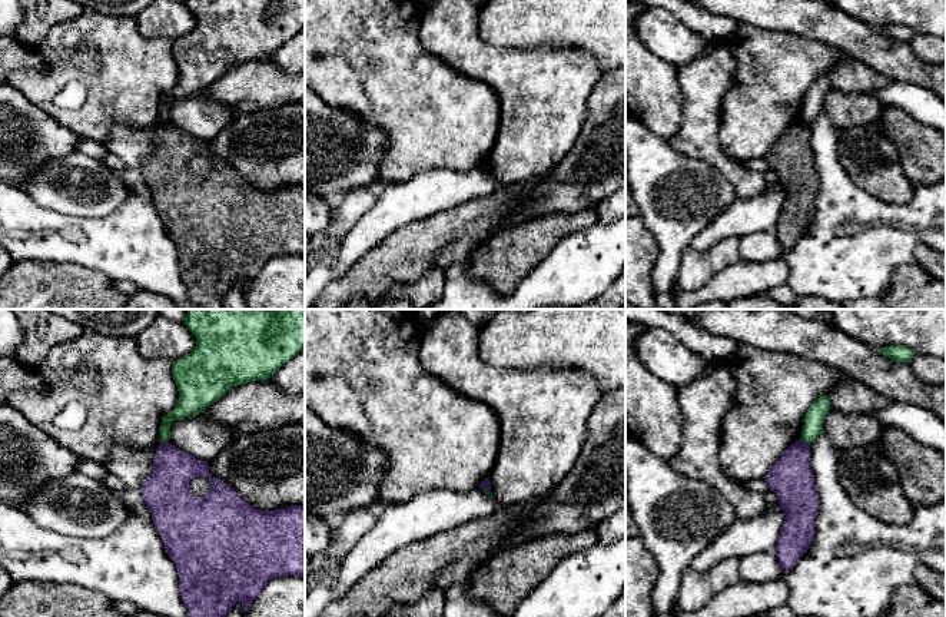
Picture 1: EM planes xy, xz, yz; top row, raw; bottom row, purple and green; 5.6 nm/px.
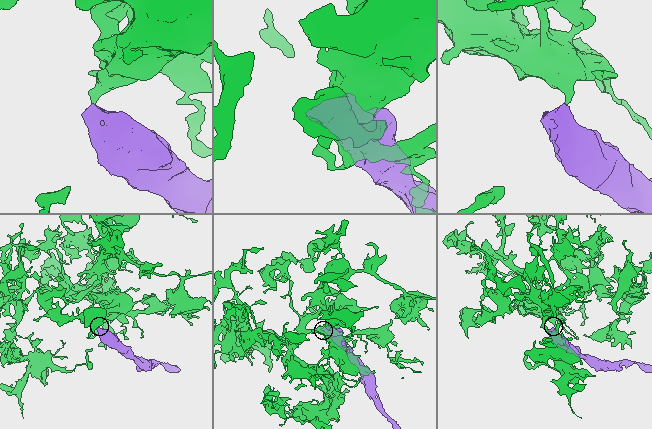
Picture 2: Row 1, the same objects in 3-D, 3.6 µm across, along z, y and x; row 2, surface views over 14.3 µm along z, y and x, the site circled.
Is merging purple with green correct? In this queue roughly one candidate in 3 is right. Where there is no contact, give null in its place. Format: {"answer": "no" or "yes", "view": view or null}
{"answer": "no", "view": "yz"}

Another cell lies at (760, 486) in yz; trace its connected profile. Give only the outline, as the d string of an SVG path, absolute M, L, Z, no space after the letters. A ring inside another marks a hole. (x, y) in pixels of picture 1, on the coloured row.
M756 478L750 481L740 481L741 485L750 491L759 492L759 494L766 494L770 488L769 484L764 478Z

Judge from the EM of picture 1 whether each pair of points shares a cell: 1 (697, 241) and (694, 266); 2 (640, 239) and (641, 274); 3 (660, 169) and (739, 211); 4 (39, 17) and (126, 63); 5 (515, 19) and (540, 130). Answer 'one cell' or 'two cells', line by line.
1: two cells
2: one cell
3: two cells
4: two cells
5: two cells

